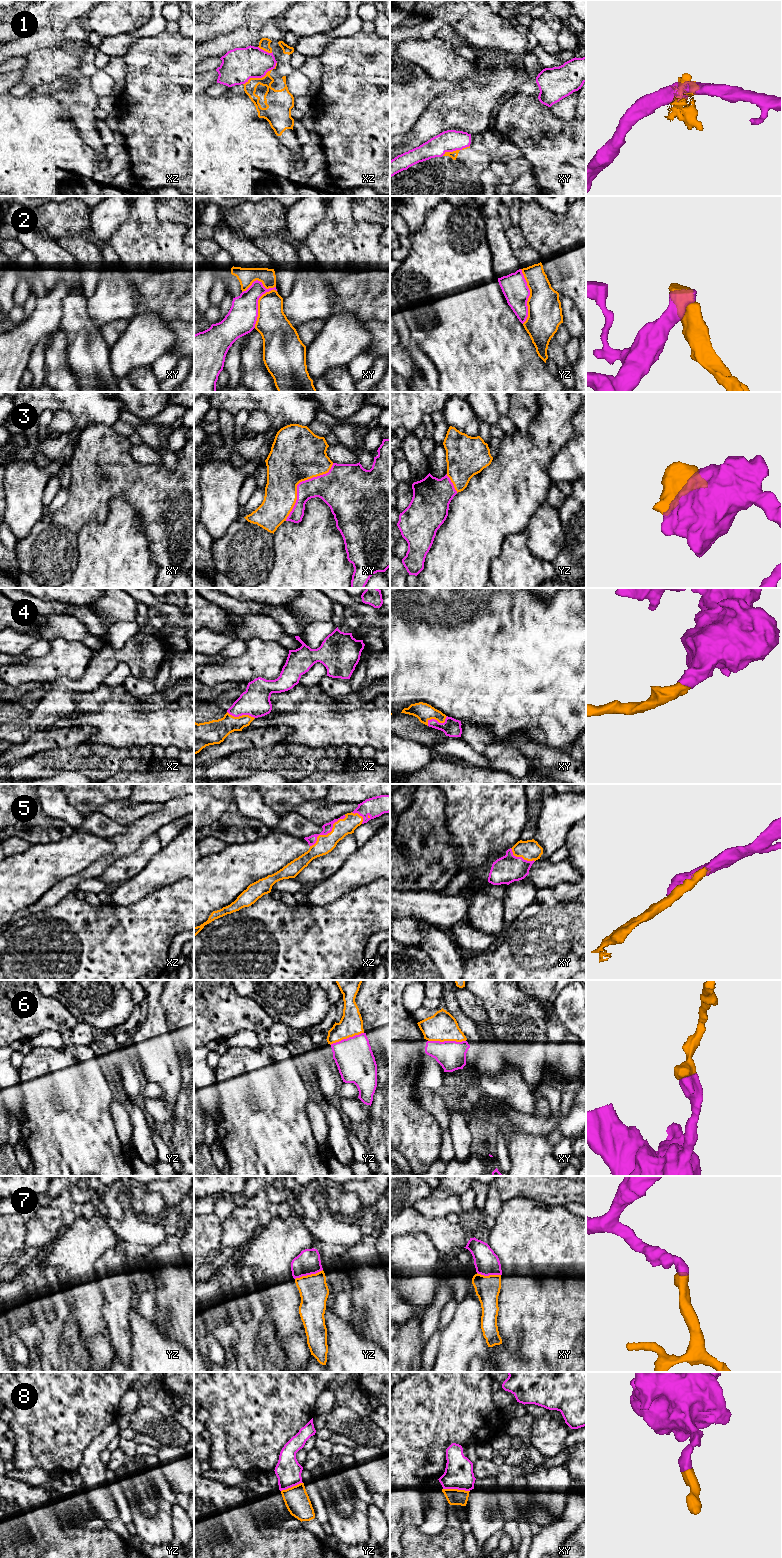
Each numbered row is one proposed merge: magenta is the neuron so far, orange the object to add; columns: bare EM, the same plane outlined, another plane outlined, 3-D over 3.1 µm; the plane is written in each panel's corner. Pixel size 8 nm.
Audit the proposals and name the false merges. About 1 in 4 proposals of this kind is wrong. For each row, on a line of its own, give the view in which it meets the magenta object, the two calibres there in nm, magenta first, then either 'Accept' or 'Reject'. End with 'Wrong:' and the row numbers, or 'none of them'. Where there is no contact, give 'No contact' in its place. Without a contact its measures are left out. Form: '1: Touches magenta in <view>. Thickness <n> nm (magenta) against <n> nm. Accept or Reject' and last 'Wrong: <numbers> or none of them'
1: Touches magenta in xz. Thickness 280 nm (magenta) against 200 nm. Reject
2: Touches magenta in xy. Thickness 240 nm (magenta) against 260 nm. Reject
3: Touches magenta in xy. Thickness 220 nm (magenta) against 440 nm. Accept
4: Touches magenta in xz. Thickness 240 nm (magenta) against 190 nm. Accept
5: Touches magenta in xz. Thickness 80 nm (magenta) against 140 nm. Accept
6: Touches magenta in xy. Thickness 240 nm (magenta) against 240 nm. Accept
7: Touches magenta in yz. Thickness 200 nm (magenta) against 240 nm. Accept
8: Touches magenta in xy. Thickness 220 nm (magenta) against 130 nm. Accept
Wrong: 1, 2

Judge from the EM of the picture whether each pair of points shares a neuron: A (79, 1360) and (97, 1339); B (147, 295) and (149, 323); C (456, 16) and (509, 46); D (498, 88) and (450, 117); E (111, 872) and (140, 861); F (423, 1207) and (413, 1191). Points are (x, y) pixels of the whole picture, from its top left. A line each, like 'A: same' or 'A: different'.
A: different
B: different
C: same
D: same
E: same
F: different

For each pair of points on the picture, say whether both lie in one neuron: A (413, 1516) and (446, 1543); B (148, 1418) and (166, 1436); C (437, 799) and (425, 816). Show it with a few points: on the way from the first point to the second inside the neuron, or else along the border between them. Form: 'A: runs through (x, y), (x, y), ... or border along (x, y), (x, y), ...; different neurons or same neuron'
A: border along (417, 1525), (408, 1525), (404, 1529), (402, 1543); different neurons
B: runs through (152, 1422), (162, 1432); same neuron
C: runs through (433, 803), (426, 812); same neuron

